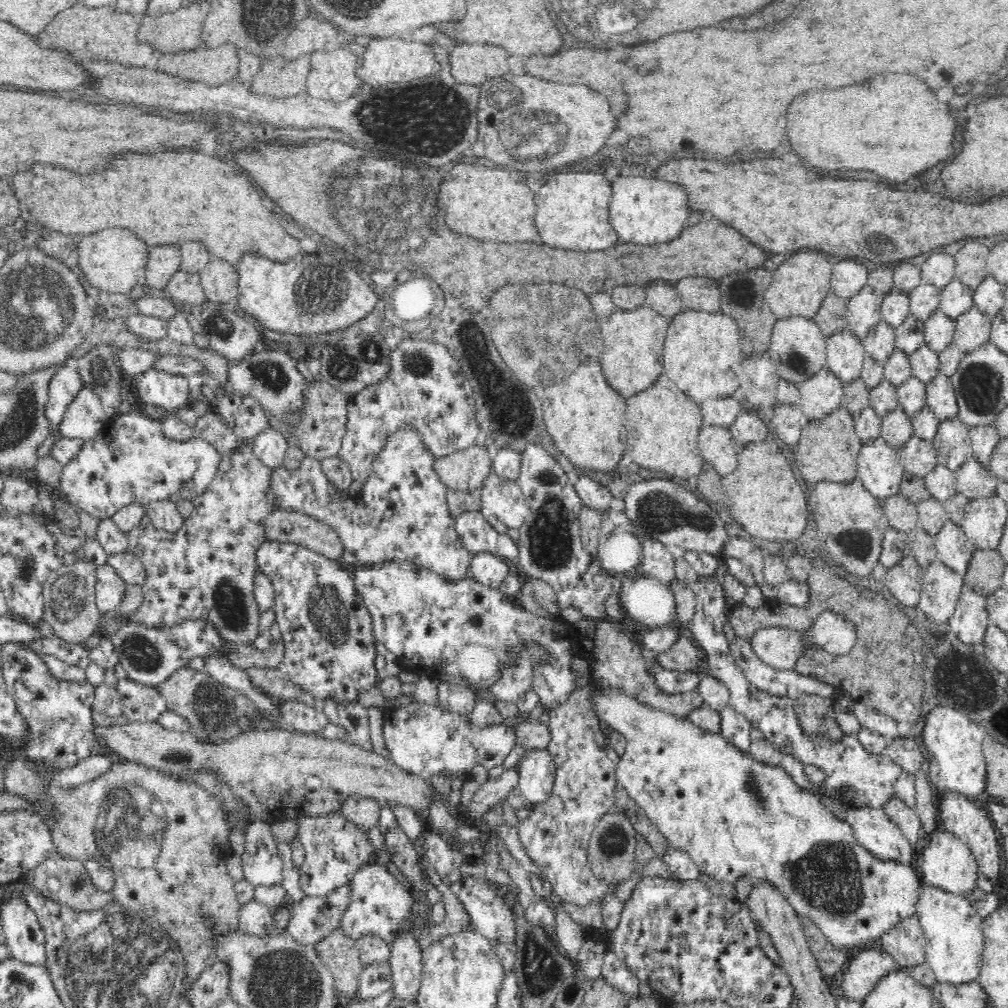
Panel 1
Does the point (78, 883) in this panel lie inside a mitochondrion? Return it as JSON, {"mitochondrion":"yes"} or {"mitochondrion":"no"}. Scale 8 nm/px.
{"mitochondrion":"yes"}

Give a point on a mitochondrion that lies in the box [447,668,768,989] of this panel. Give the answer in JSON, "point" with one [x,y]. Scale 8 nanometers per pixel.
{"point":[613,843]}

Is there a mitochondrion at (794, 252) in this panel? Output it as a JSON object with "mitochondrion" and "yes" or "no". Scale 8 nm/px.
{"mitochondrion":"no"}

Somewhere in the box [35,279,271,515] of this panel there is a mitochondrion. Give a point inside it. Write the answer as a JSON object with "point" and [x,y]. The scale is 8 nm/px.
{"point":[222,331]}

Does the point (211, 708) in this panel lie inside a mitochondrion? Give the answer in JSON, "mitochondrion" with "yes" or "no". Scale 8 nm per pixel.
{"mitochondrion":"yes"}

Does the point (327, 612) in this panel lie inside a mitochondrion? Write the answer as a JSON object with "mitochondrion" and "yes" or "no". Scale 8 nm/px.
{"mitochondrion":"yes"}

